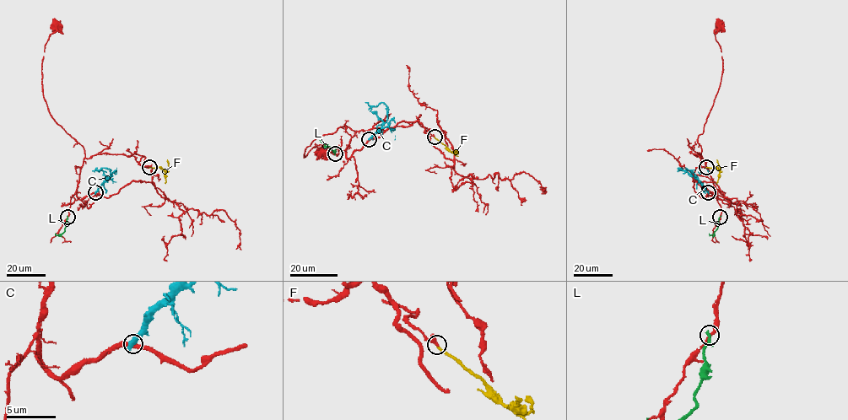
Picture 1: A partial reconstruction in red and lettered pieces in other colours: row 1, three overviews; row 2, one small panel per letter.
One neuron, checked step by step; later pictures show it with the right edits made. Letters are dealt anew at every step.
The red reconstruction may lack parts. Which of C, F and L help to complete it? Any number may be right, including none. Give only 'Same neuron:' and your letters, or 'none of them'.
Same neuron: none of them

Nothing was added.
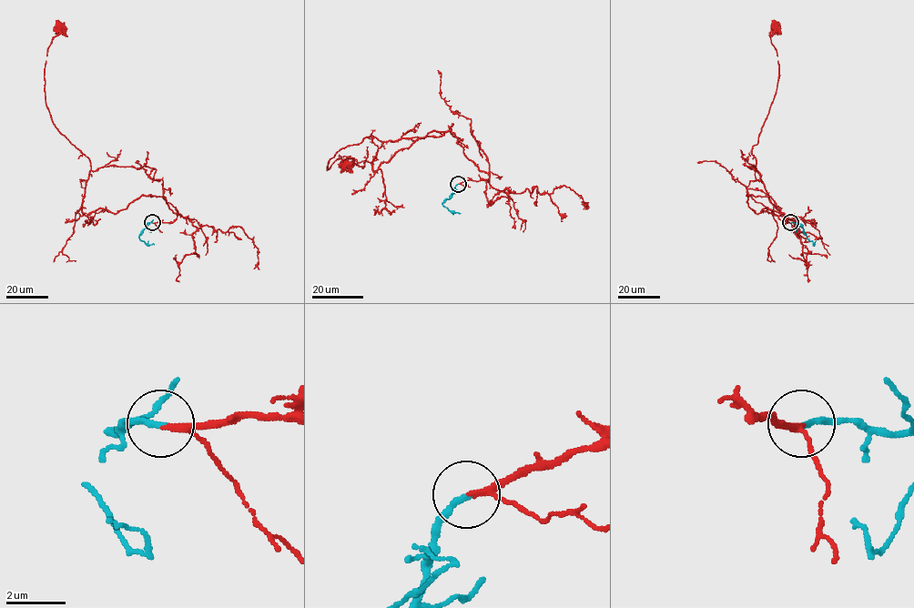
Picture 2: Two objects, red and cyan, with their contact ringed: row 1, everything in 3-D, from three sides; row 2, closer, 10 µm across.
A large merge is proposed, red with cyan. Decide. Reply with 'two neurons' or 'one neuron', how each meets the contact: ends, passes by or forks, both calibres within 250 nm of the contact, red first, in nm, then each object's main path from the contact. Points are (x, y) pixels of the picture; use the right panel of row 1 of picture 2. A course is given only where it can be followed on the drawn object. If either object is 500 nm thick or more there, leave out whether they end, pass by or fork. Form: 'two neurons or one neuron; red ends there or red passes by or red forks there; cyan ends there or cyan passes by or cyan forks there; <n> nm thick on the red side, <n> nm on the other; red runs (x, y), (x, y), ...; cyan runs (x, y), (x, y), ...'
one neuron; red passes by; cyan ends there; 150 nm thick on the red side, 200 nm on the other; red runs (791, 223), (770, 197), (746, 196), (747, 204), (756, 213), (780, 213), (752, 152), (776, 93), (776, 26); cyan runs (791, 223), (800, 224), (807, 239), (815, 244)

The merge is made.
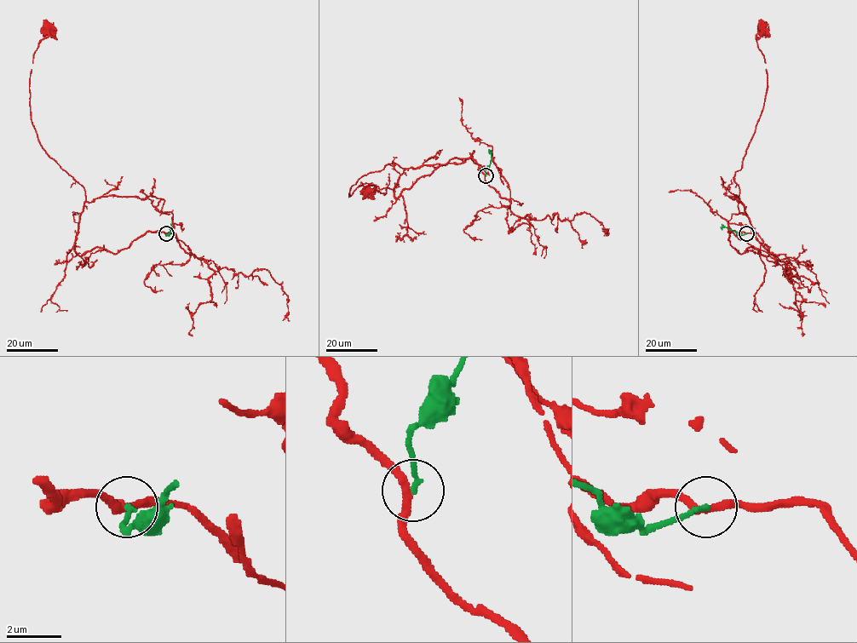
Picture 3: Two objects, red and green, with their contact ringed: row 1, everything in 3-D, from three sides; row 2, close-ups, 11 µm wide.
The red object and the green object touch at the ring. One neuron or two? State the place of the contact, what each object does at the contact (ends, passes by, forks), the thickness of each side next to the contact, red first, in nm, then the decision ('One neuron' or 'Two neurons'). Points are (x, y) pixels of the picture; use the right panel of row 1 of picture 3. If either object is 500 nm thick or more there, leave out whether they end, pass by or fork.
Place: (746, 233). At the ring red passes by. At the ring green ends. Thickness 280 nm (red) against 180 nm. Two neurons

